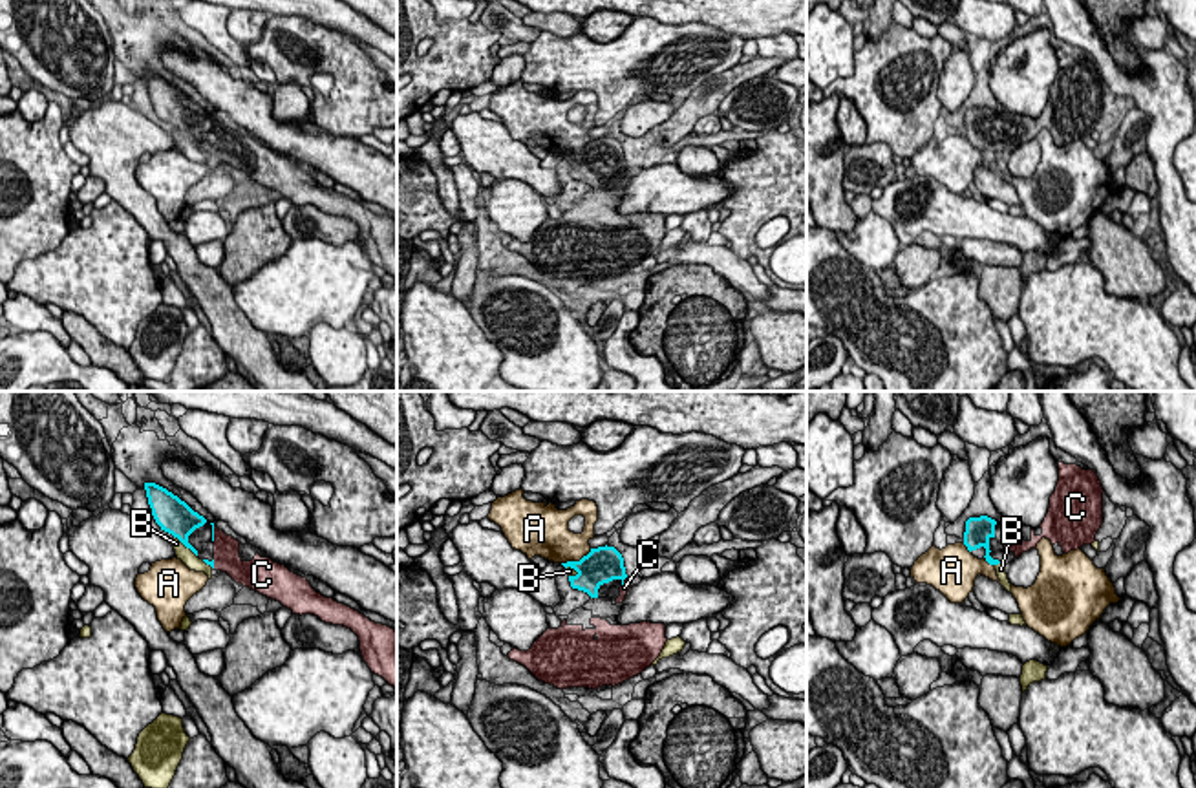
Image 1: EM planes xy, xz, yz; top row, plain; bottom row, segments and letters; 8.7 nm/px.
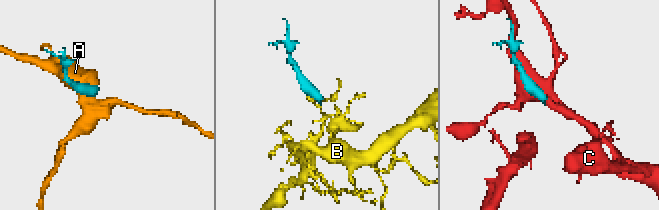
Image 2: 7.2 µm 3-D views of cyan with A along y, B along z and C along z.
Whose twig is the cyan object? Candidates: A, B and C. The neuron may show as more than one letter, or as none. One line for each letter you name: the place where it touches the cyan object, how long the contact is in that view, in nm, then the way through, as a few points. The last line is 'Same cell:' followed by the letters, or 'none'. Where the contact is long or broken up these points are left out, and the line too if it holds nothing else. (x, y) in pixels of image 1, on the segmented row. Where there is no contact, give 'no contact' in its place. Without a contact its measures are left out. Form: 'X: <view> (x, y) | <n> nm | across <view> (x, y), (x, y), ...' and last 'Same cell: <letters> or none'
C: xy (213, 532) | 140 nm | across xy (211, 523), (213, 532), (225, 547)
Same cell: C

